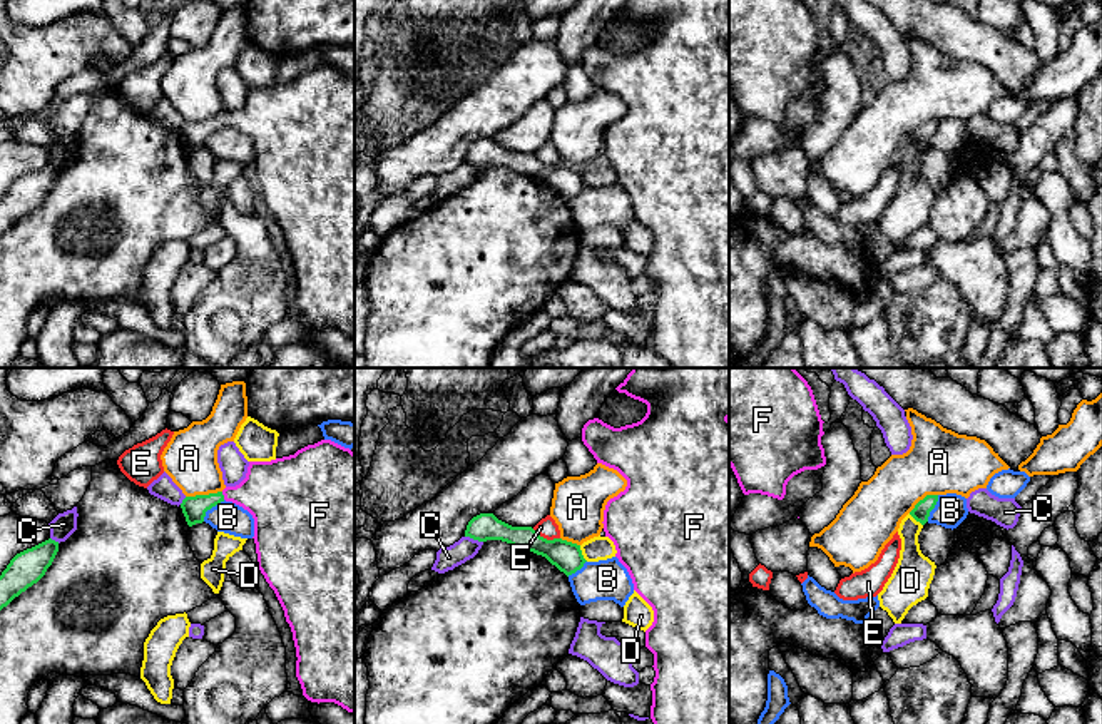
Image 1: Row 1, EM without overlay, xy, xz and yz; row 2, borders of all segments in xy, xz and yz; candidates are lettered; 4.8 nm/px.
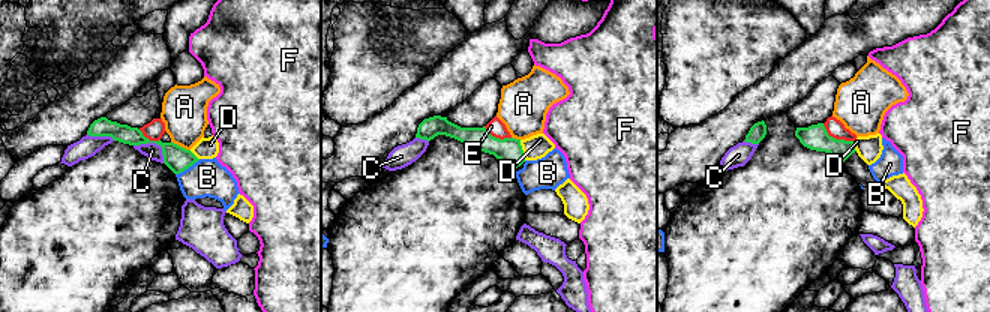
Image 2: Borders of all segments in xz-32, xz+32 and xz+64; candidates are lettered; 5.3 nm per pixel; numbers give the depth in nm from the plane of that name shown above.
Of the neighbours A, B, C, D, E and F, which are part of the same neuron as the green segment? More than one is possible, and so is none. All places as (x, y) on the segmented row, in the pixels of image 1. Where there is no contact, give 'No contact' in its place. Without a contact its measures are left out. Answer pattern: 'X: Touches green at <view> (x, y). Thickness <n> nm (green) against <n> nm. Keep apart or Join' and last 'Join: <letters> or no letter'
A: Touches green at xy (203, 495). Thickness 120 nm (green) against 260 nm. Keep apart
B: Touches green at xy (211, 507). Thickness 120 nm (green) against 150 nm. Keep apart
C: Touches green at xz (474, 539). Thickness 130 nm (green) against 110 nm. Keep apart
D: Touches green at xz (581, 554). Thickness 150 nm (green) against 120 nm. Keep apart
E: Touches green at xz (545, 539). Thickness 150 nm (green) against 90 nm. Keep apart
F: Touches green at xy (223, 495). Thickness 120 nm (green) against 300 nm. Join
Join: F

